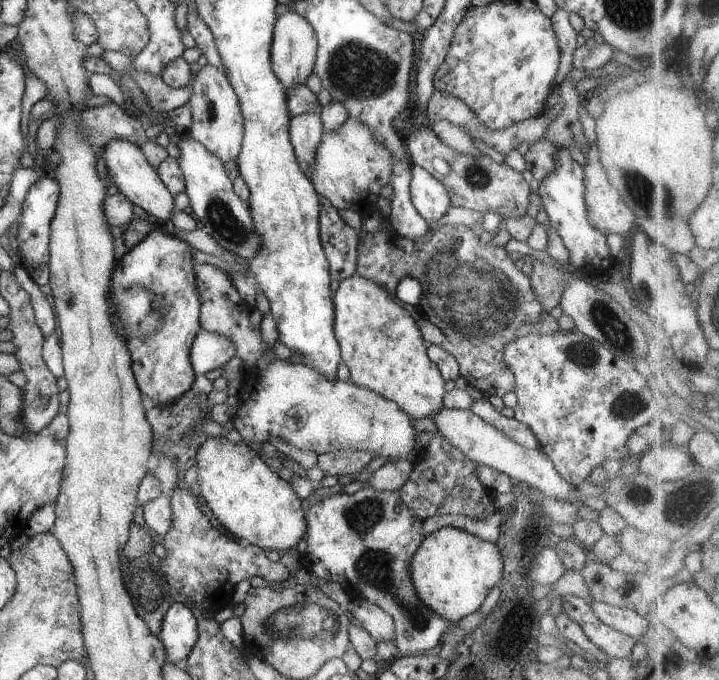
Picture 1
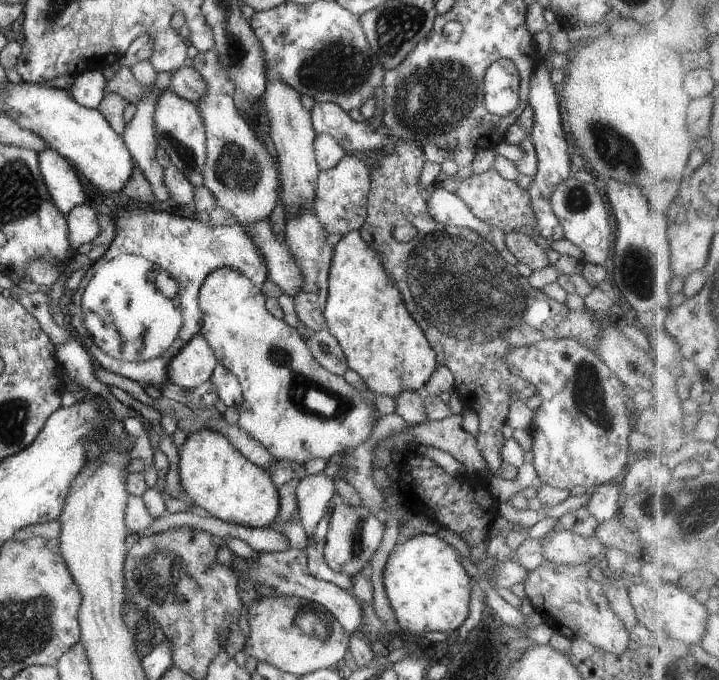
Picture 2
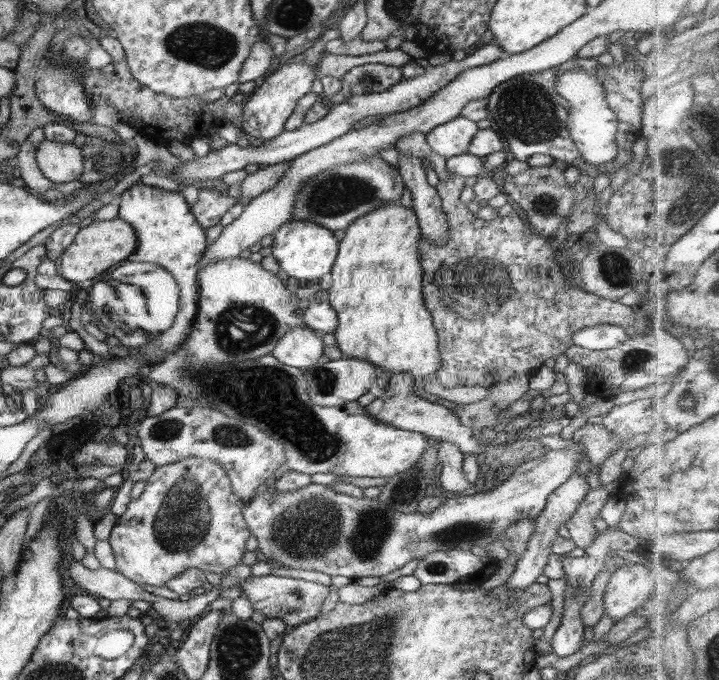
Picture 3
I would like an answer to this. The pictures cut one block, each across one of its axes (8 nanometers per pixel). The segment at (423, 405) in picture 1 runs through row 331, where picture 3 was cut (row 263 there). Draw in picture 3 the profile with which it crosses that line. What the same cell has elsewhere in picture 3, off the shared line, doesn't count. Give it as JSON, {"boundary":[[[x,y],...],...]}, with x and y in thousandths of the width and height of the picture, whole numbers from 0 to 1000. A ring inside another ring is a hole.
{"boundary":[[[548,297],[534,300],[501,321],[495,321],[471,356],[465,391],[459,399],[462,418],[456,424],[459,447],[467,457],[470,481],[465,487],[467,506],[478,525],[512,529],[530,550],[565,547],[573,553],[572,576],[590,576],[590,556],[604,550],[613,538],[609,515],[609,491],[601,462],[587,441],[587,404],[590,403],[581,374],[586,335],[576,306]]]}

